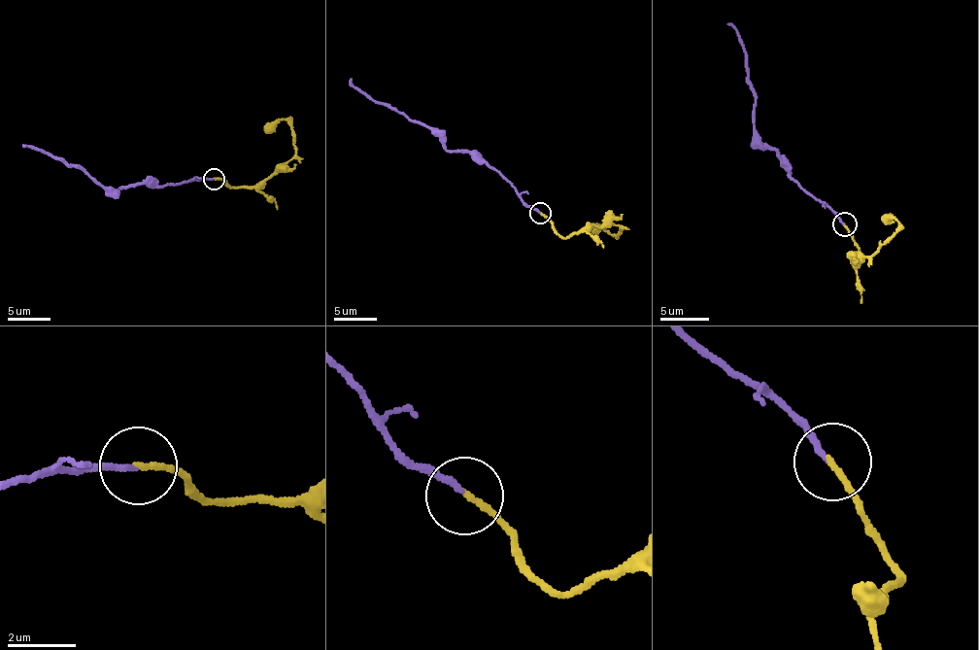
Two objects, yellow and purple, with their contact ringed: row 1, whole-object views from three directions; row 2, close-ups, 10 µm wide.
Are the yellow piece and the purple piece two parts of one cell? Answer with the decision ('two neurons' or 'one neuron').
one neuron

